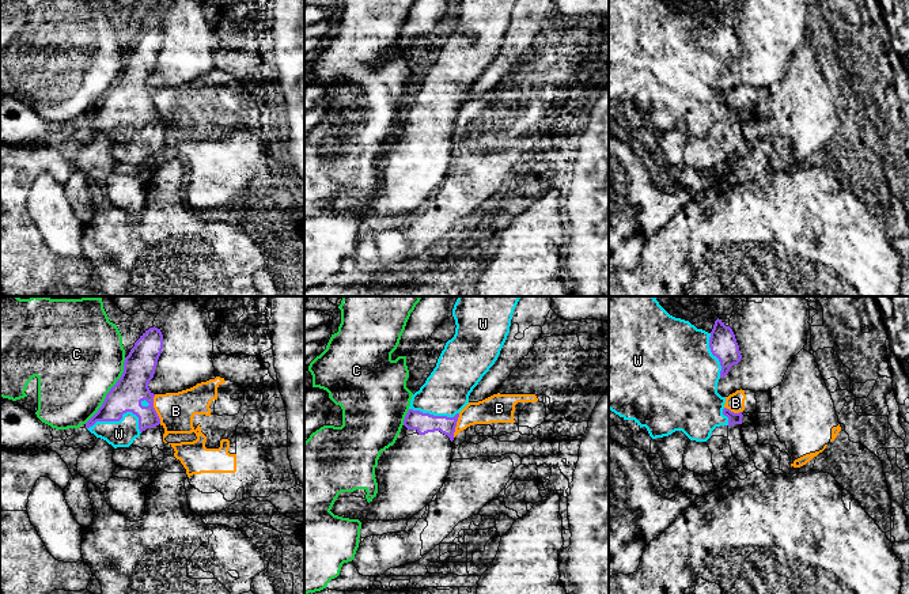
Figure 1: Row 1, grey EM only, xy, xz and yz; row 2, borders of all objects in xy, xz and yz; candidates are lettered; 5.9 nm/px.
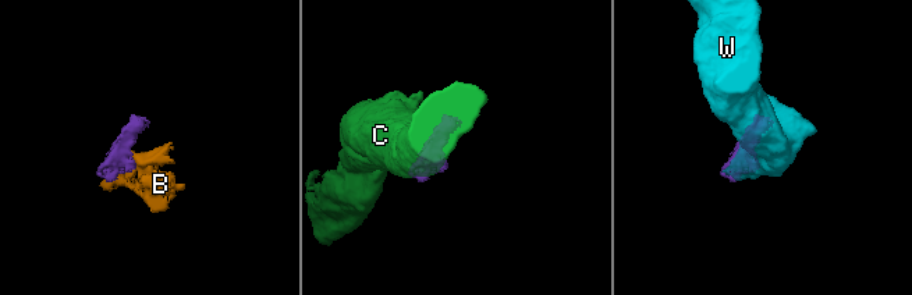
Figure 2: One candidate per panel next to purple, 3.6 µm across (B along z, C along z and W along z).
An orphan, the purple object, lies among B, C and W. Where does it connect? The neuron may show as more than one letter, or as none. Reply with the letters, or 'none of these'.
W

